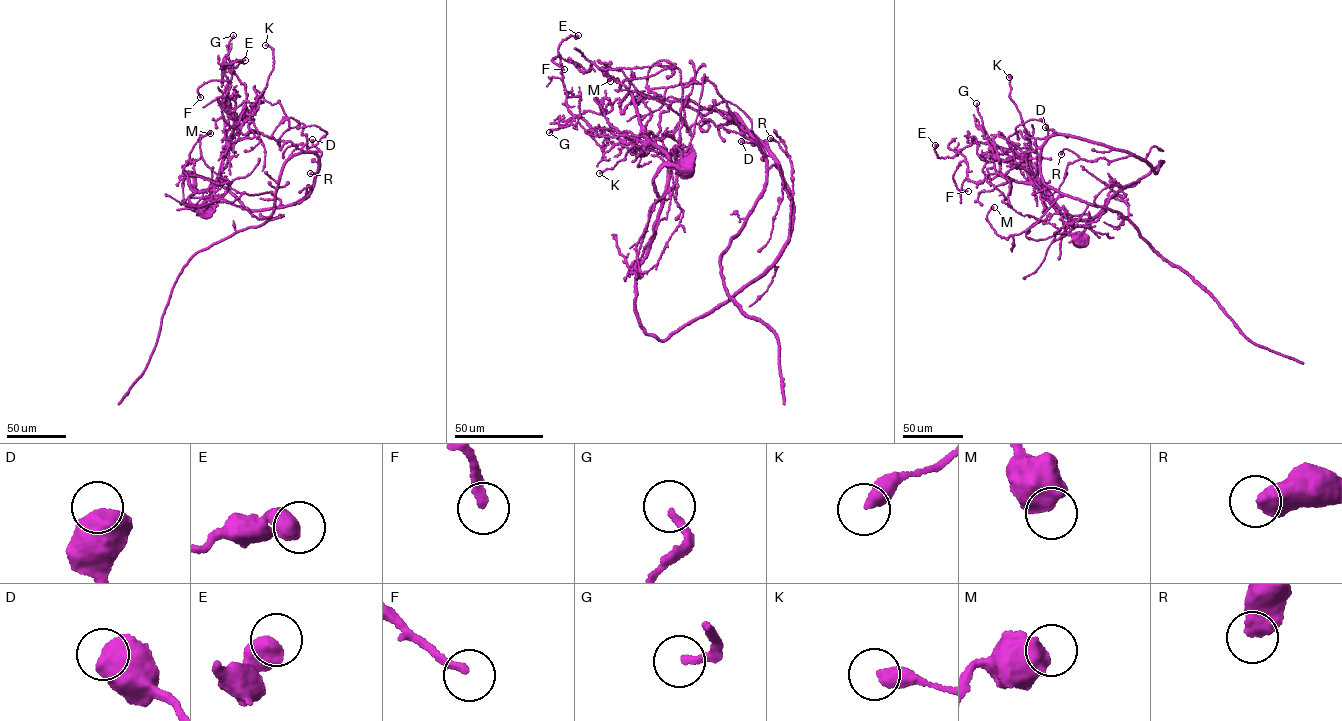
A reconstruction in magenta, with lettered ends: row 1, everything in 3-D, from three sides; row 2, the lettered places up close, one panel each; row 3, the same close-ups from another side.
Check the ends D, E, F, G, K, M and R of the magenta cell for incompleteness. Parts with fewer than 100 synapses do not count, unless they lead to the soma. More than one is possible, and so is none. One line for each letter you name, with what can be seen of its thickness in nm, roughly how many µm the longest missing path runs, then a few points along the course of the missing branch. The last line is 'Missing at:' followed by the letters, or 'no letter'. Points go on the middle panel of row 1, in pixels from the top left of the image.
Missing at: no letter

